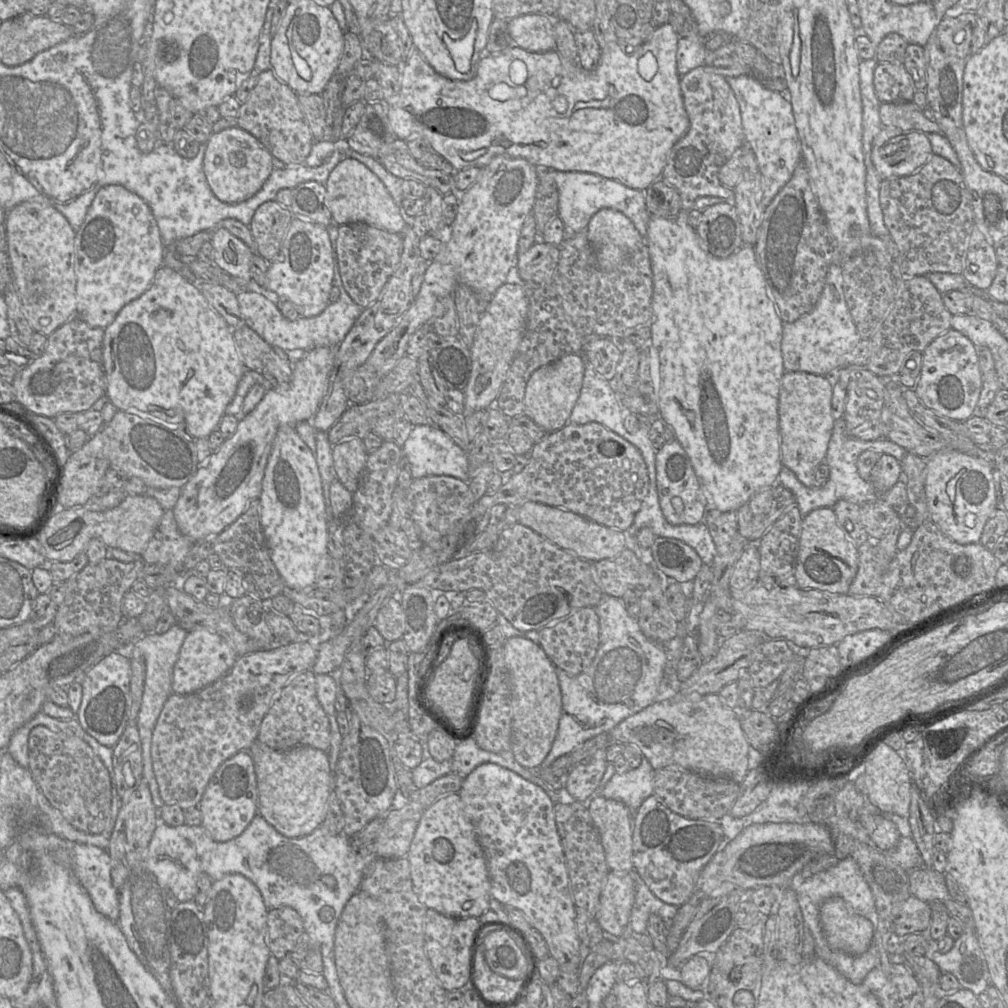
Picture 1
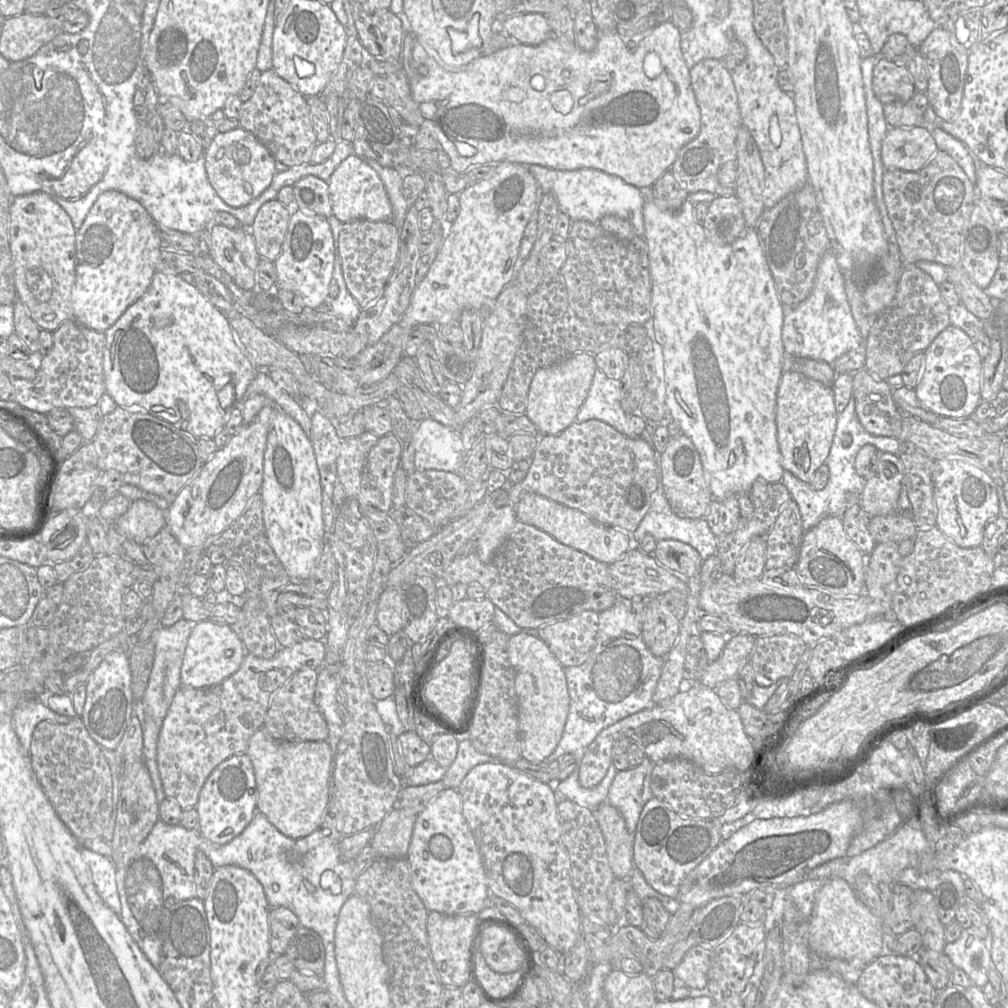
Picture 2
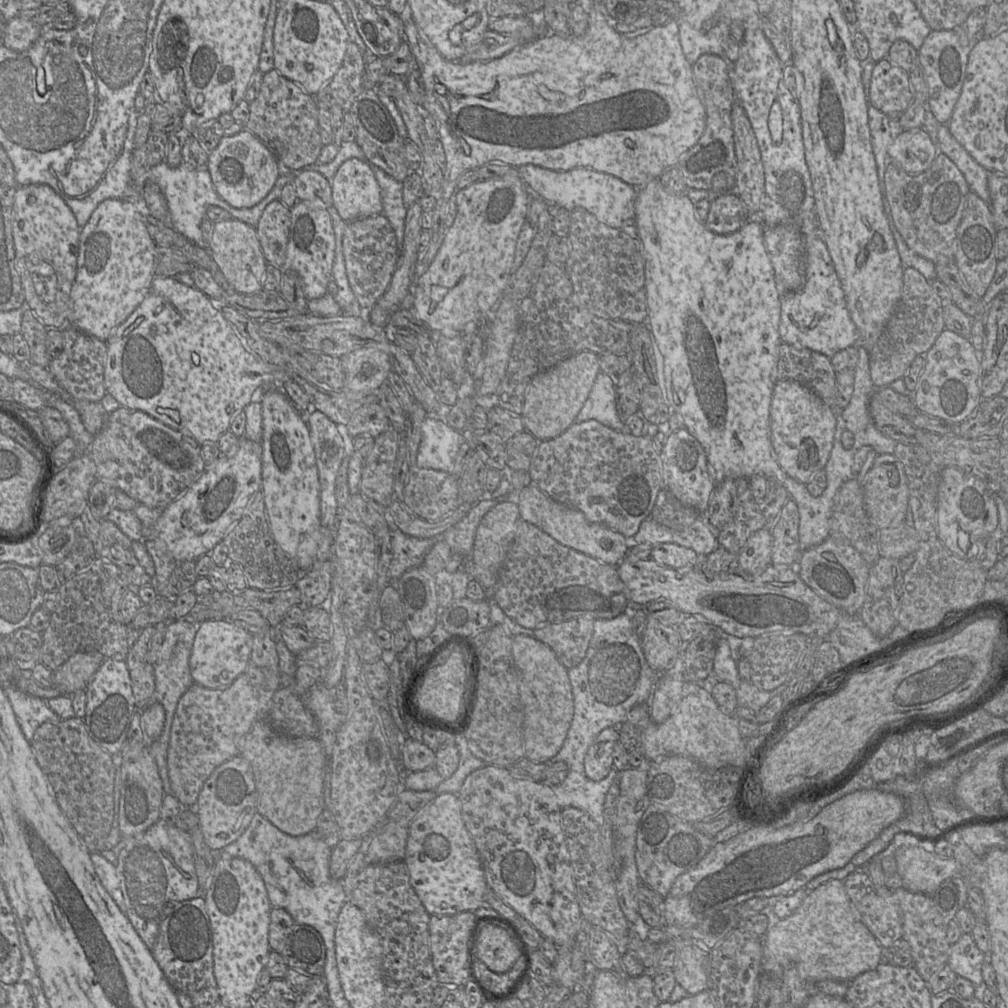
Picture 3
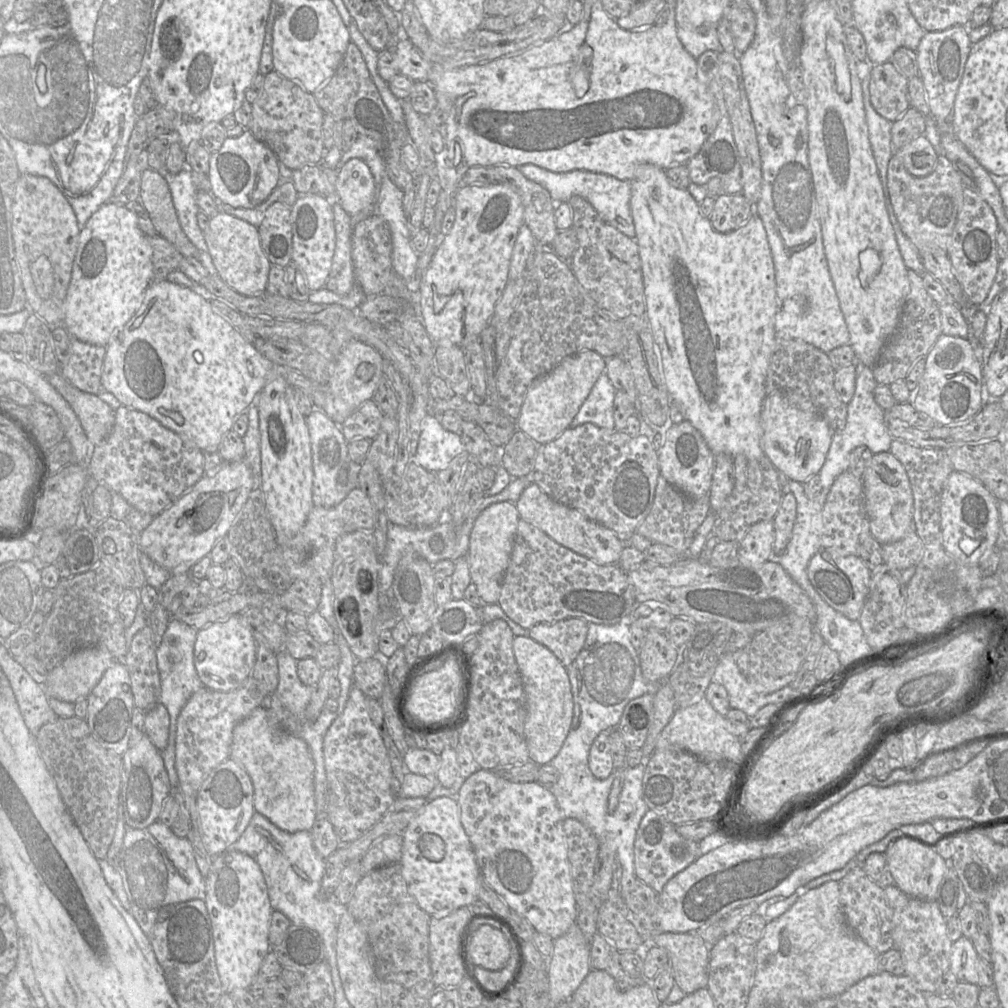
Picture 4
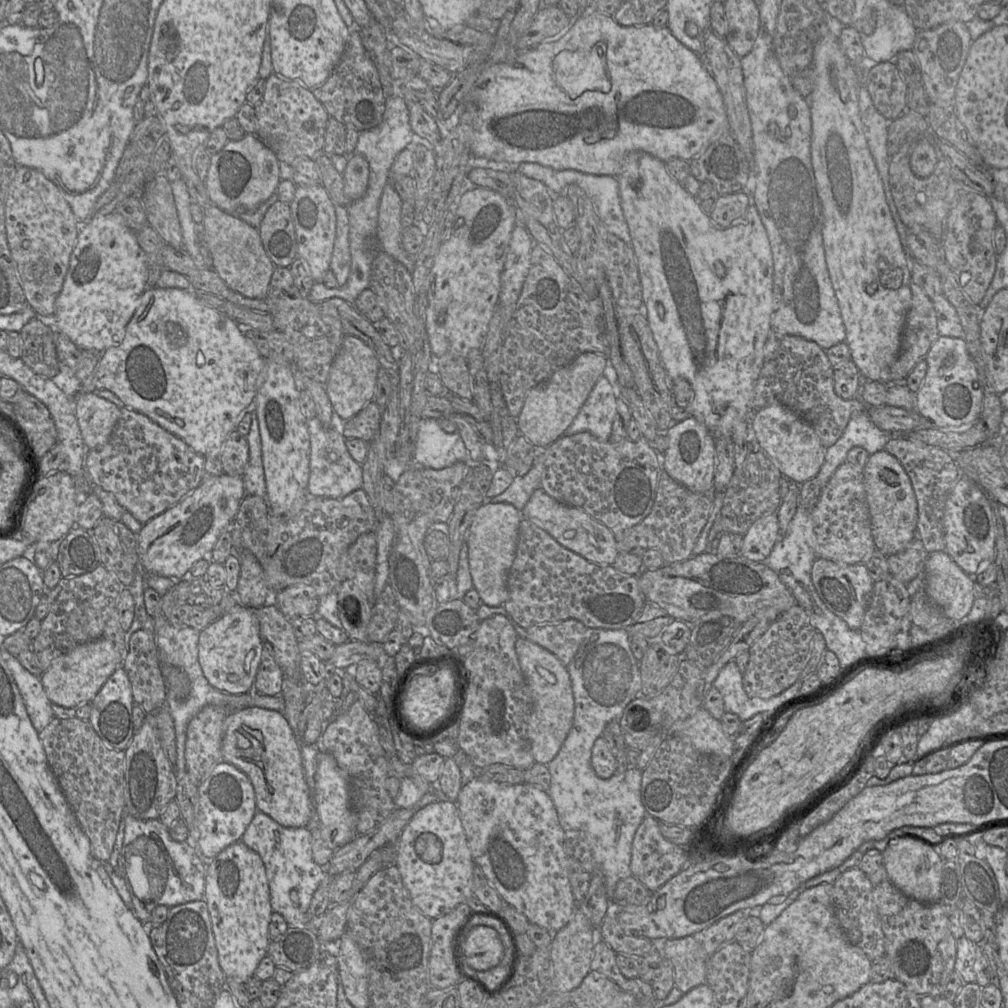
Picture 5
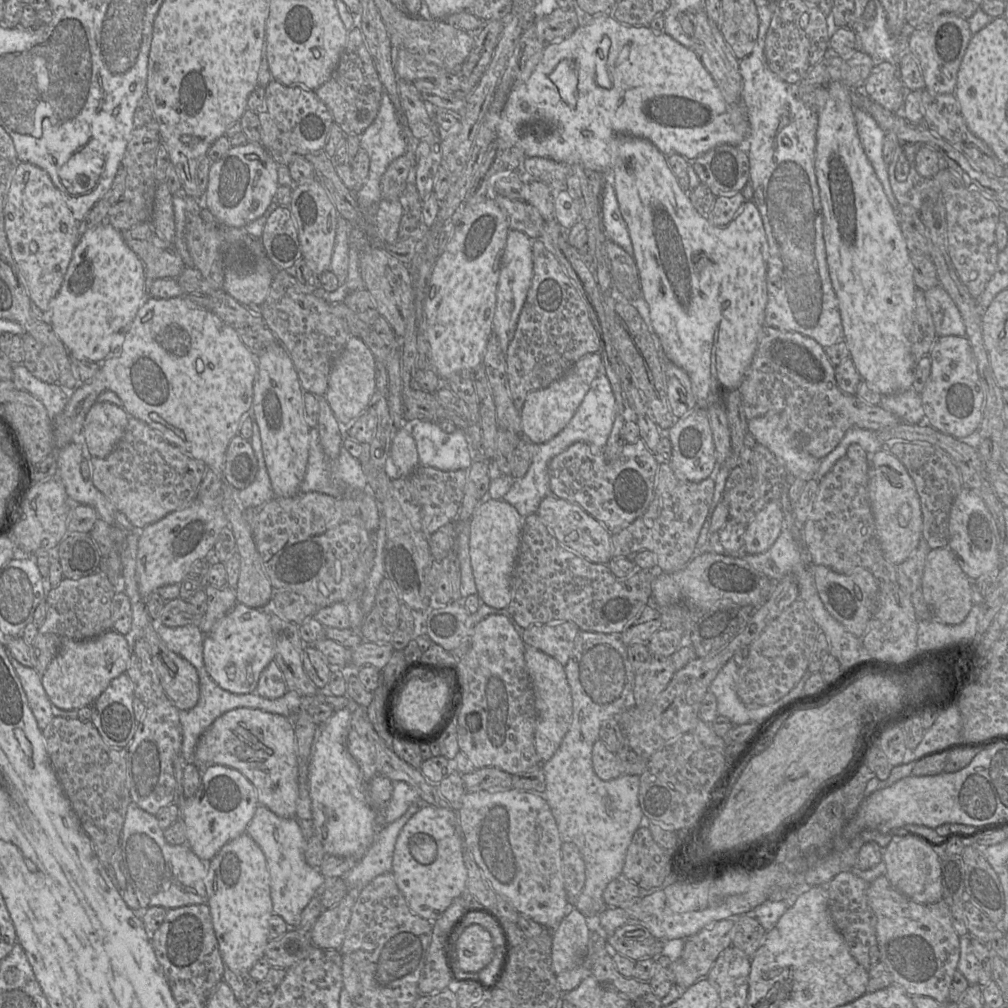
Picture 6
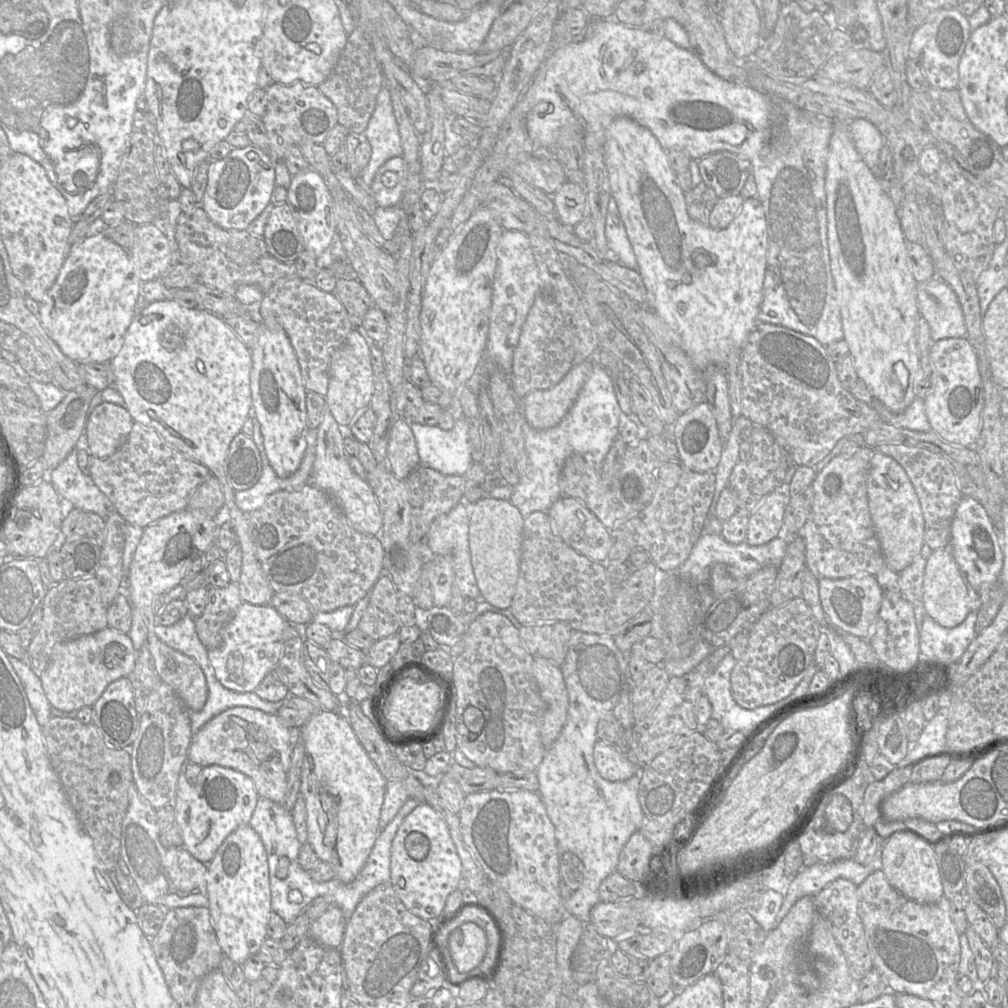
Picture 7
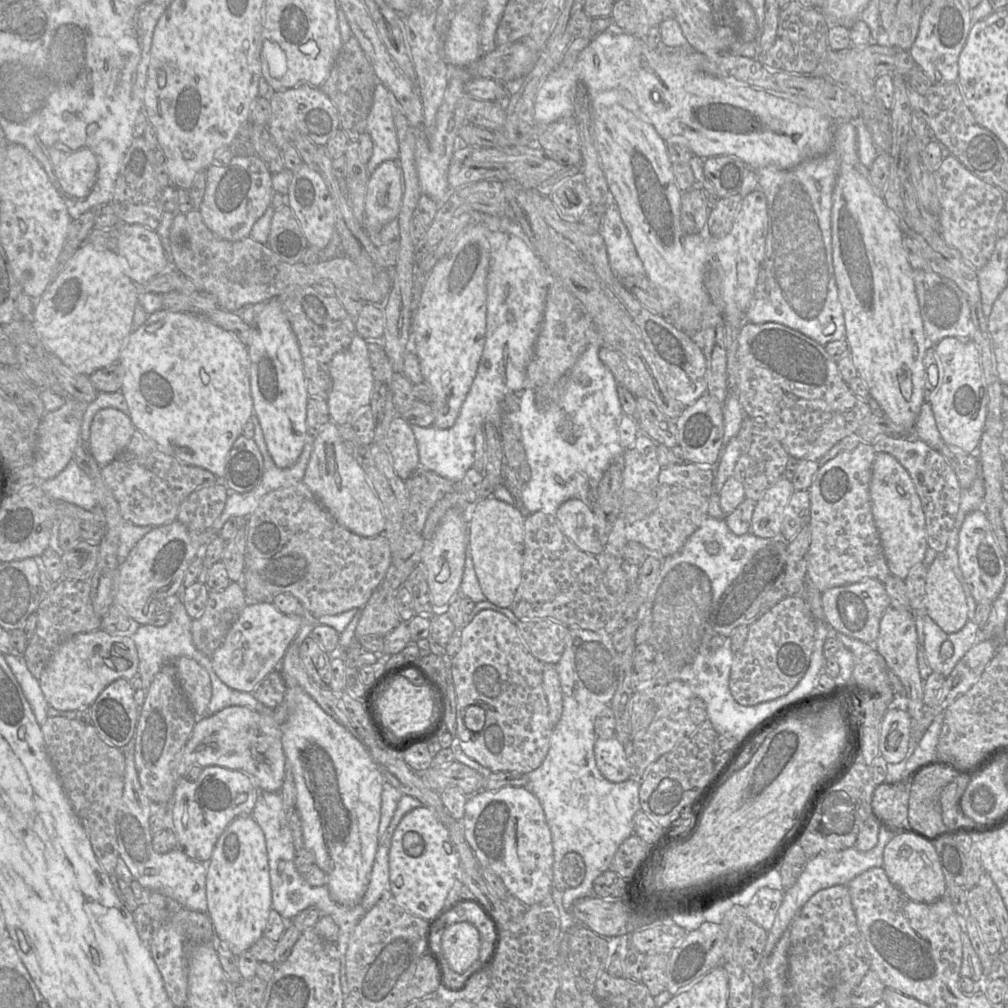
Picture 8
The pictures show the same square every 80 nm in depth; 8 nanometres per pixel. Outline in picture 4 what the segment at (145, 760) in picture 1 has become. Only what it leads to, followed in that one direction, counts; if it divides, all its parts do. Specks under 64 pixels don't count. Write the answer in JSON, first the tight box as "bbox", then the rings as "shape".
{"bbox":[156,619,205,795],"shape":[[[171,619],[162,637],[162,641],[156,650],[157,667],[160,674],[161,693],[159,703],[165,705],[170,716],[168,744],[161,751],[164,766],[172,787],[172,795],[178,787],[178,776],[175,769],[175,742],[177,730],[177,718],[188,699],[199,689],[205,687],[194,666],[194,646],[198,630],[186,623]]]}

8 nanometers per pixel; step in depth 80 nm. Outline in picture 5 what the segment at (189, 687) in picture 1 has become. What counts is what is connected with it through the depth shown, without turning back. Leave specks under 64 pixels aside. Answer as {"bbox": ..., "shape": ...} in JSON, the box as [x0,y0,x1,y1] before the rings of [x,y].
{"bbox":[198,604,263,694],"shape":[[[237,604],[200,631],[198,661],[210,685],[220,691],[244,694],[254,690],[255,677],[263,650],[259,623],[254,609]]]}

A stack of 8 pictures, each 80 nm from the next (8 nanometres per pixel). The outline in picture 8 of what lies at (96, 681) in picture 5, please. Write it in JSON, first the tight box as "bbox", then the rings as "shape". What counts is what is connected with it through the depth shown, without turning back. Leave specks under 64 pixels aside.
{"bbox":[39,628,138,711],"shape":[[[100,628],[92,632],[76,634],[62,642],[42,671],[39,684],[50,707],[58,711],[78,711],[89,707],[108,684],[120,678],[130,681],[138,676],[138,665],[138,652],[130,636],[112,635]]]}

